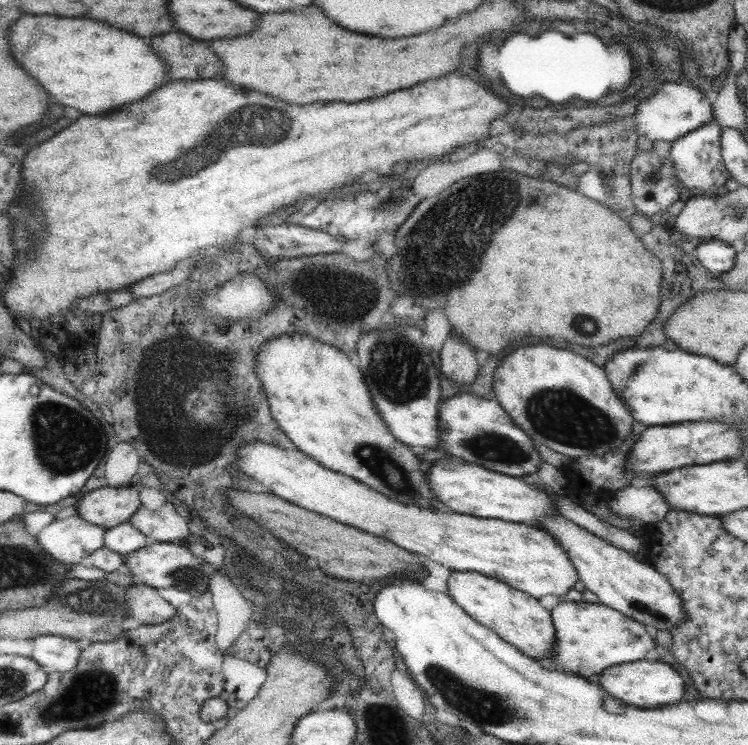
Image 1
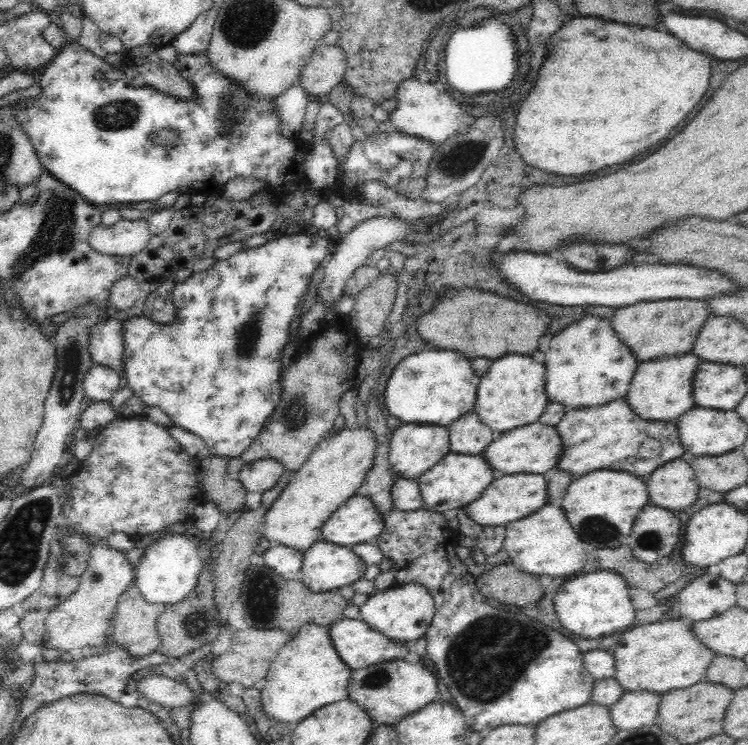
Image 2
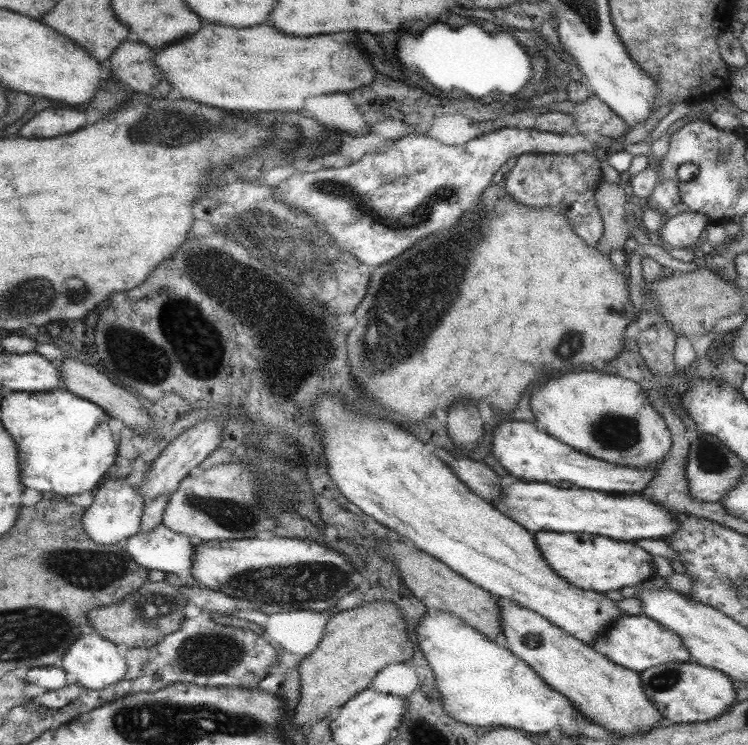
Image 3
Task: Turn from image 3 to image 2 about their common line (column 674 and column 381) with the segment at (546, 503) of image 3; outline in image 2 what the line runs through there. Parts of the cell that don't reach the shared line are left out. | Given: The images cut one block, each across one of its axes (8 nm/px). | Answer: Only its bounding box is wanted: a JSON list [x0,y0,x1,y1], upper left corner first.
[320,494,384,547]

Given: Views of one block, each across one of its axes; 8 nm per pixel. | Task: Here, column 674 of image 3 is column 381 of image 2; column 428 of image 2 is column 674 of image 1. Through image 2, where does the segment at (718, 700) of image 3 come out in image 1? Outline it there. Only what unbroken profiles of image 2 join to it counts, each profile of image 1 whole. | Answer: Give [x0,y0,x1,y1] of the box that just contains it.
[598,658,686,709]

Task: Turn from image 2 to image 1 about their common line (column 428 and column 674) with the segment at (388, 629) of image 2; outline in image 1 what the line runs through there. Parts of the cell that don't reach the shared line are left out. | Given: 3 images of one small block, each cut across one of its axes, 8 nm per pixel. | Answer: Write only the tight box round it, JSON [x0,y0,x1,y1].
[534,513,682,637]

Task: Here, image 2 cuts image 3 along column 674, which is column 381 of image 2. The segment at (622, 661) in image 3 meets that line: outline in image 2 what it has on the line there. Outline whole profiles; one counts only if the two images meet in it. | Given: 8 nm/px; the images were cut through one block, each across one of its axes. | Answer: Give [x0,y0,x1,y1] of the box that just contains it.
[328,617,407,670]

